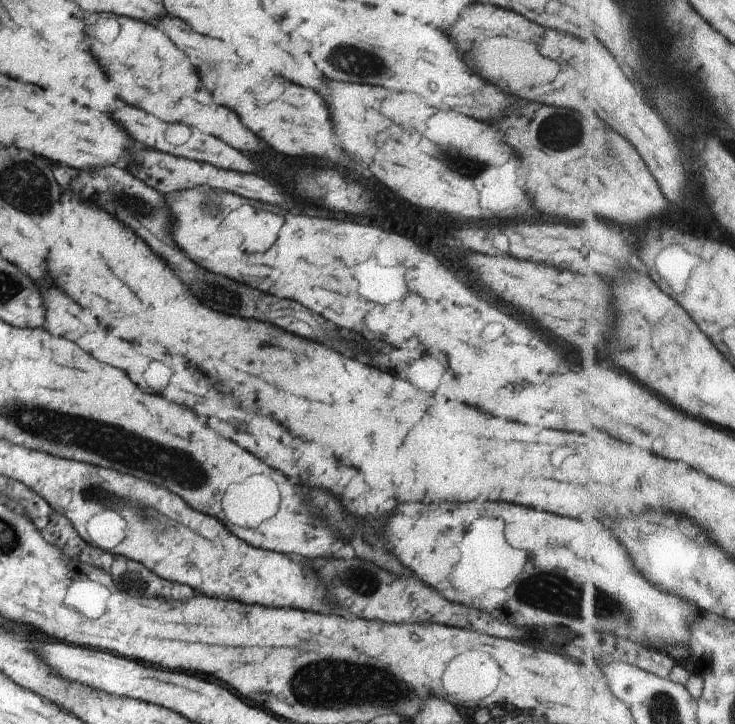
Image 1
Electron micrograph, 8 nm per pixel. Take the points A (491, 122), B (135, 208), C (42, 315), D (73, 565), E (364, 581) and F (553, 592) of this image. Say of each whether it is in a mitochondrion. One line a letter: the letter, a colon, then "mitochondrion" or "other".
A: other
B: mitochondrion
C: other
D: other
E: mitochondrion
F: mitochondrion

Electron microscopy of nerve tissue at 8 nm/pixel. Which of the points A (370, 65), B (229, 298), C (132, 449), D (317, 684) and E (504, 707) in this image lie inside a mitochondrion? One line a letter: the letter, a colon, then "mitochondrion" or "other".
A: mitochondrion
B: mitochondrion
C: mitochondrion
D: mitochondrion
E: other

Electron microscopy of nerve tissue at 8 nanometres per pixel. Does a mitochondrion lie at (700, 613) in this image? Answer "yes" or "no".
no

